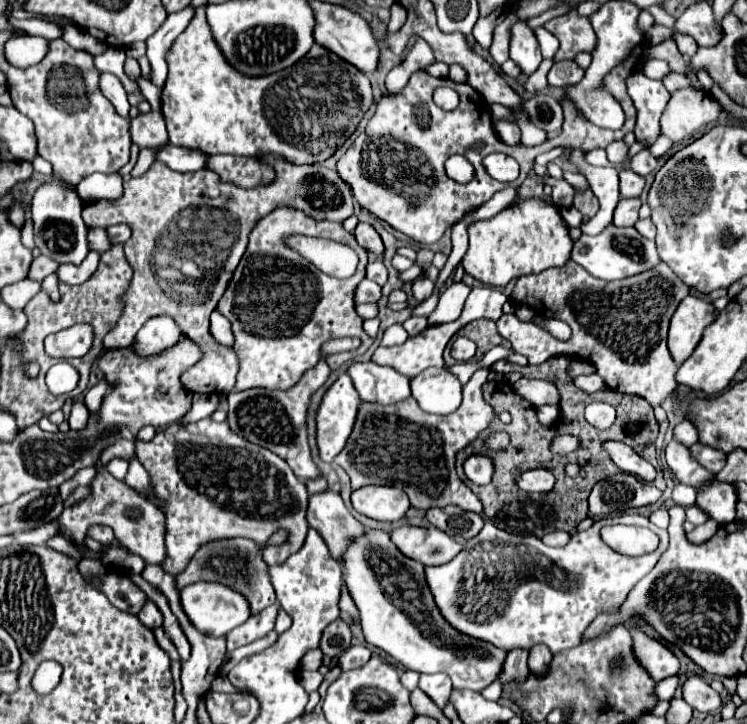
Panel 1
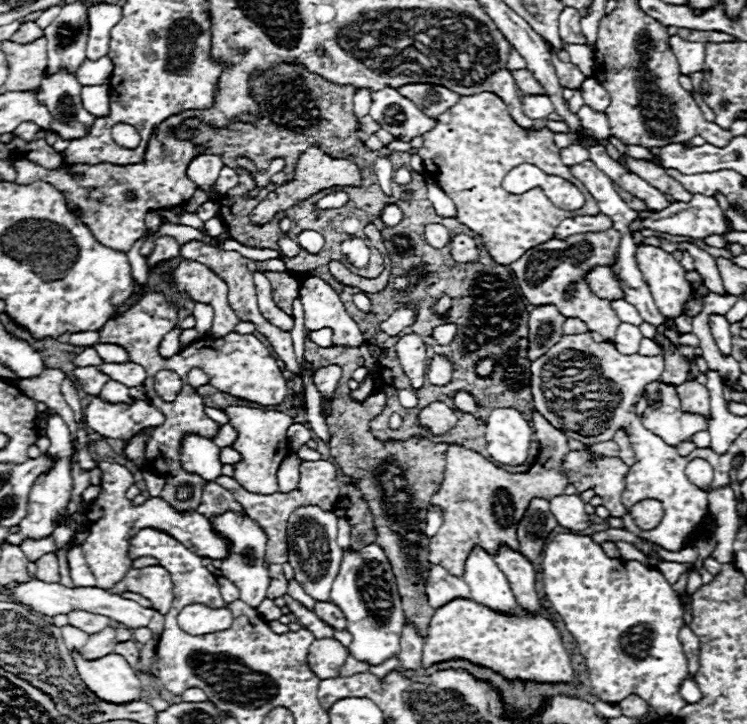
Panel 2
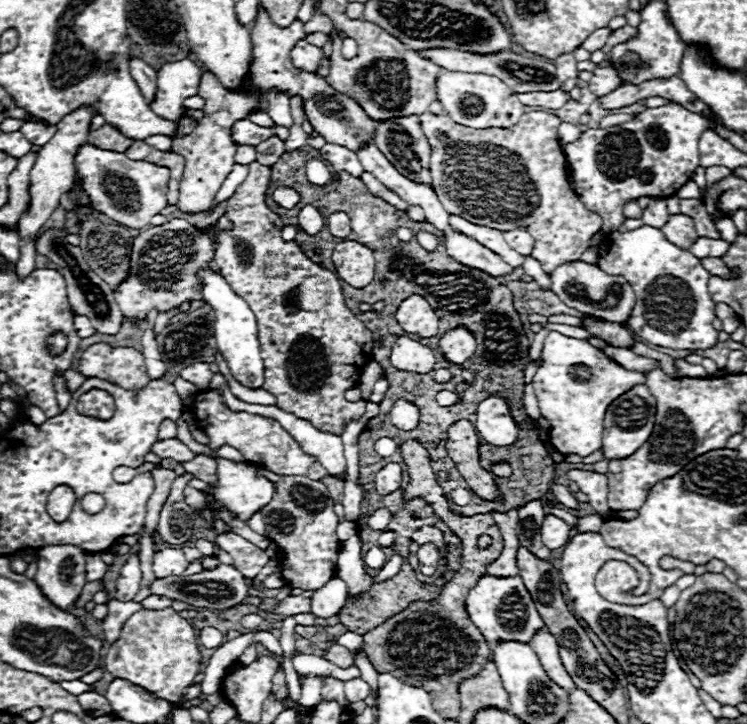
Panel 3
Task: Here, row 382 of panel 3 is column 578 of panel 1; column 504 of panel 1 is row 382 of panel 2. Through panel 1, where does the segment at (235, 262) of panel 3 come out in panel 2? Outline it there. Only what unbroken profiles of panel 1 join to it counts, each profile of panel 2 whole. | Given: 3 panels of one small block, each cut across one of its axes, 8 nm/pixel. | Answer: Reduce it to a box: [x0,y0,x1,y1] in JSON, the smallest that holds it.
[318,365,342,400]

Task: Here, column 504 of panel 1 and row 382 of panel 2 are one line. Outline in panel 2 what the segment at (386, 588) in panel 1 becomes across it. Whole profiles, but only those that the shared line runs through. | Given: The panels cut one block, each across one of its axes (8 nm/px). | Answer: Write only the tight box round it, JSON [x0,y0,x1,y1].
[642,382,708,446]

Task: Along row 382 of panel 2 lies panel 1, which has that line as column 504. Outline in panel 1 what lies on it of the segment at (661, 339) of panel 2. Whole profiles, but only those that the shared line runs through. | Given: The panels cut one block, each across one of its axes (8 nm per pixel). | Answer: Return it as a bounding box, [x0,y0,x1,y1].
[500,648,530,682]

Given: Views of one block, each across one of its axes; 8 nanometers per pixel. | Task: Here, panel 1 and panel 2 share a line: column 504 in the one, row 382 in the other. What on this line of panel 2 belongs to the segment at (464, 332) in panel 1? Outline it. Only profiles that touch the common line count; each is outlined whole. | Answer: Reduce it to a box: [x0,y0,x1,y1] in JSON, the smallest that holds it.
[304,334,448,638]

